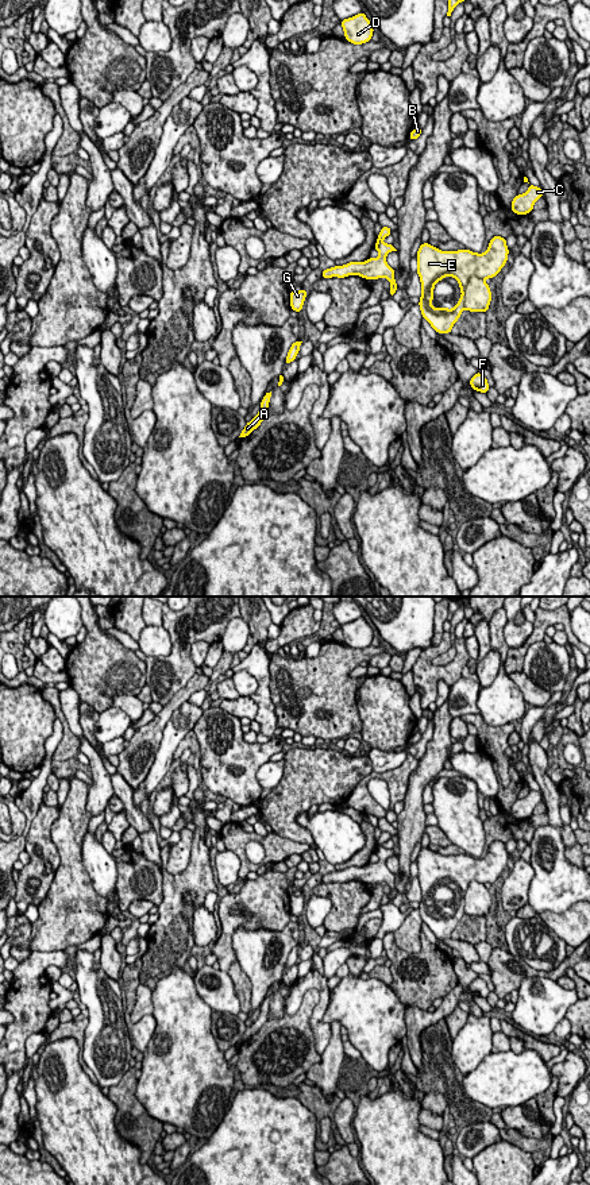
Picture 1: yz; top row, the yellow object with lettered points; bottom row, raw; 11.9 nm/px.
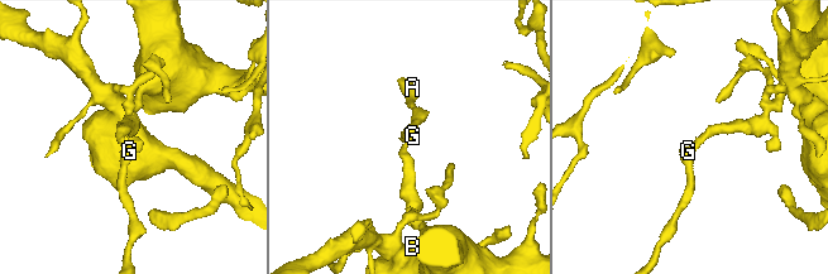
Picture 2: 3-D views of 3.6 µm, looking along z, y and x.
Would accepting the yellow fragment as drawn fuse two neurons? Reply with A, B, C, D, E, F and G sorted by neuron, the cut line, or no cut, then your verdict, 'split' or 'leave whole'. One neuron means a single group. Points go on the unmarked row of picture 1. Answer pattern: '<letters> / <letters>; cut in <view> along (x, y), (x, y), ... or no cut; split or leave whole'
A B C D F G / E; cut in yz along (484, 883), (473, 880), (469, 884), (463, 896), (463, 913); split

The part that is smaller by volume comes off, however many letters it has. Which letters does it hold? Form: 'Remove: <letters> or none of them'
Remove: E

